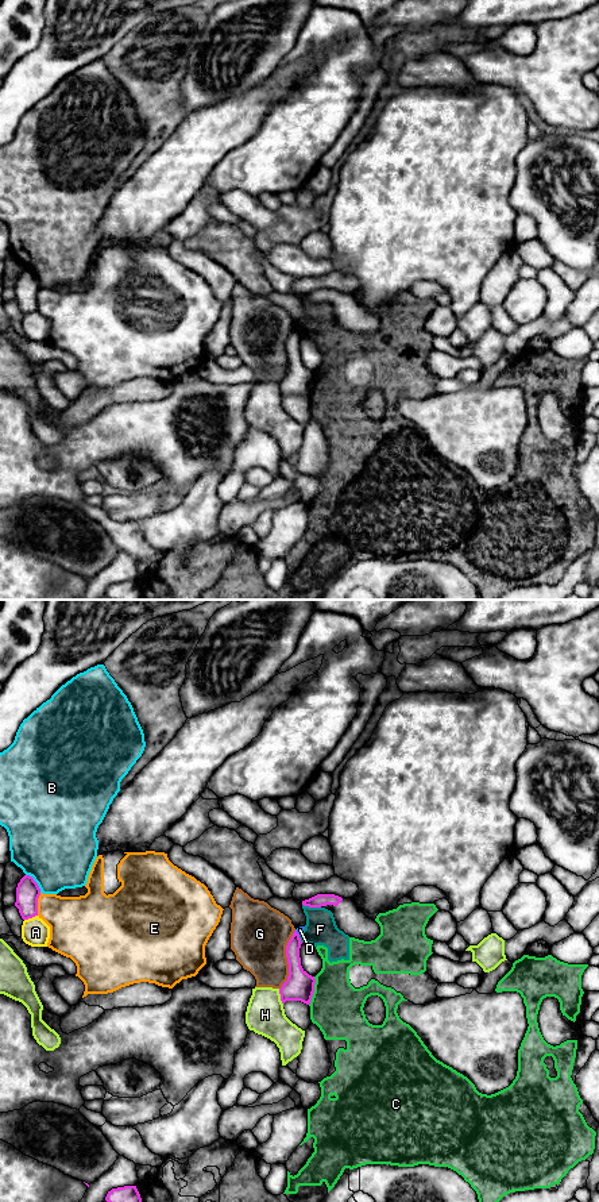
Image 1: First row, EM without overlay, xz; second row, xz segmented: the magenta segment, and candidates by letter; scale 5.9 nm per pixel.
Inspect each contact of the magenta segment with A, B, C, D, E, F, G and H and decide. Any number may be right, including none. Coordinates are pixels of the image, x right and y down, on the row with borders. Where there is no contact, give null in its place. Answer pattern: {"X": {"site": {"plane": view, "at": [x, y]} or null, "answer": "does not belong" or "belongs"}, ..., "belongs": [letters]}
{"A": {"site": {"plane": "xz", "at": [30, 917]}, "answer": "does not belong"}, "B": {"site": {"plane": "xz", "at": [35, 882]}, "answer": "does not belong"}, "C": {"site": {"plane": "xz", "at": [313, 991]}, "answer": "does not belong"}, "D": {"site": {"plane": "xz", "at": [296, 932]}, "answer": "does not belong"}, "E": {"site": {"plane": "xz", "at": [37, 904]}, "answer": "does not belong"}, "F": {"site": {"plane": "xz", "at": [312, 906]}, "answer": "does not belong"}, "G": {"site": {"plane": "xz", "at": [288, 959]}, "answer": "does not belong"}, "H": {"site": {"plane": "xz", "at": [281, 997]}, "answer": "does not belong"}, "belongs": []}

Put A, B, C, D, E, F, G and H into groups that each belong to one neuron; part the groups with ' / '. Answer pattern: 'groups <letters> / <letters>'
groups A / B / C D F / E / G / H

